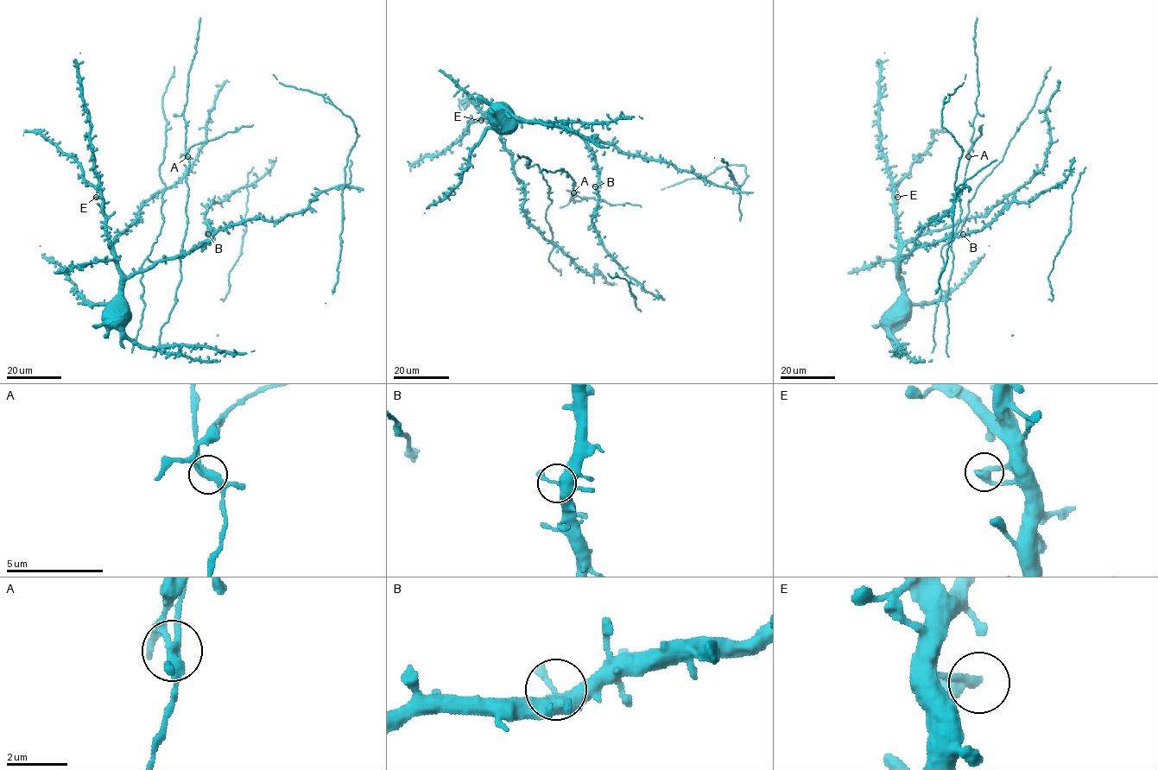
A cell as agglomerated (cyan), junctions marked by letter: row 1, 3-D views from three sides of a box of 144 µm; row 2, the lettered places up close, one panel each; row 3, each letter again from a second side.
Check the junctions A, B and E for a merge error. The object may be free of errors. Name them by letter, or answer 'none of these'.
A

